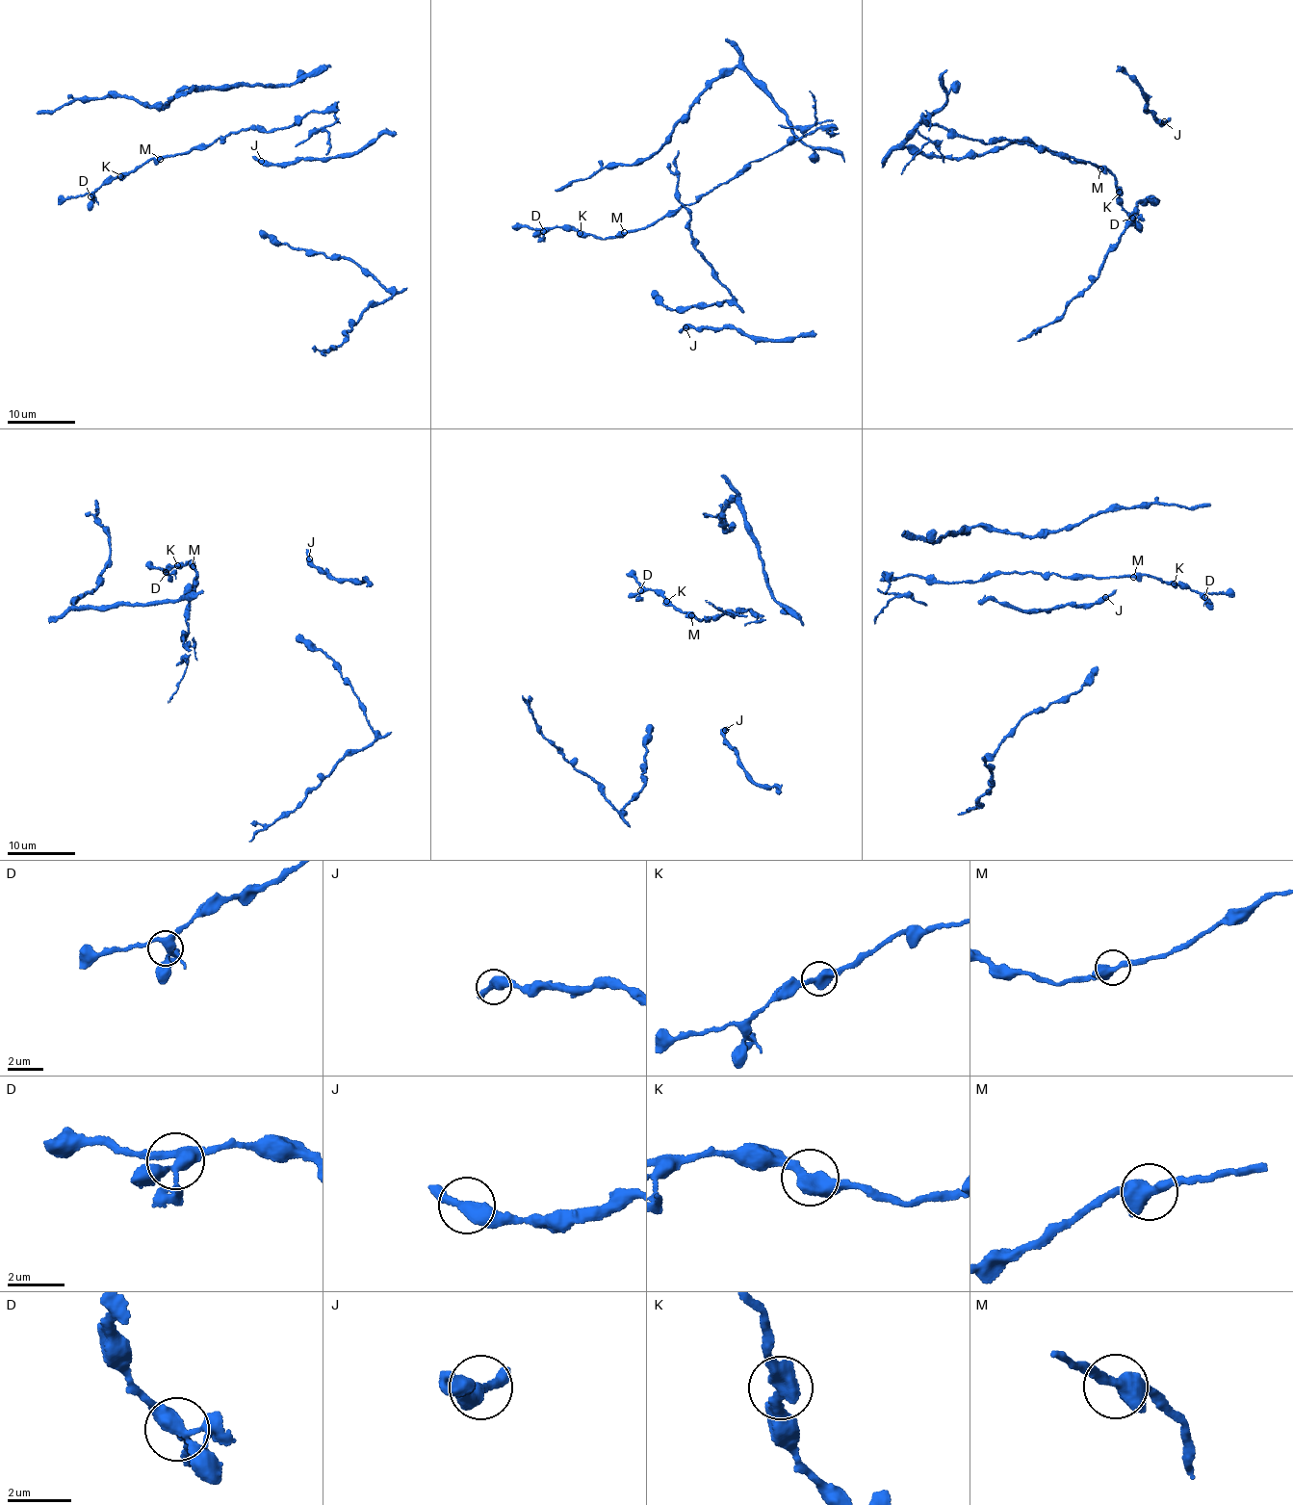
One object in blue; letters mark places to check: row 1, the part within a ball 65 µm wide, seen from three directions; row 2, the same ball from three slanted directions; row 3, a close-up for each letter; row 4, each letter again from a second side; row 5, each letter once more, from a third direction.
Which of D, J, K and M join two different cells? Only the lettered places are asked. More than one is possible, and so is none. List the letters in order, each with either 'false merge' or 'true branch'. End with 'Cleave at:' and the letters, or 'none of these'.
D: true branch
J: true branch
K: true branch
M: true branch
Cleave at: none of these

